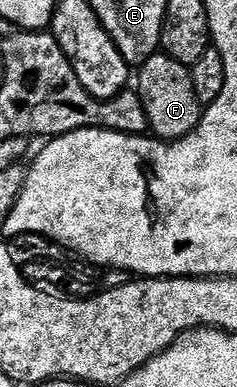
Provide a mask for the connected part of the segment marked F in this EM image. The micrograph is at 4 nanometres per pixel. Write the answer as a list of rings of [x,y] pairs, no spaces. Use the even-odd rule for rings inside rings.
[[[157,52],[143,63],[142,68],[147,73],[146,92],[143,91],[142,96],[153,135],[167,142],[189,136],[201,124],[204,115],[204,105],[196,92],[191,67],[176,62],[164,52]]]

